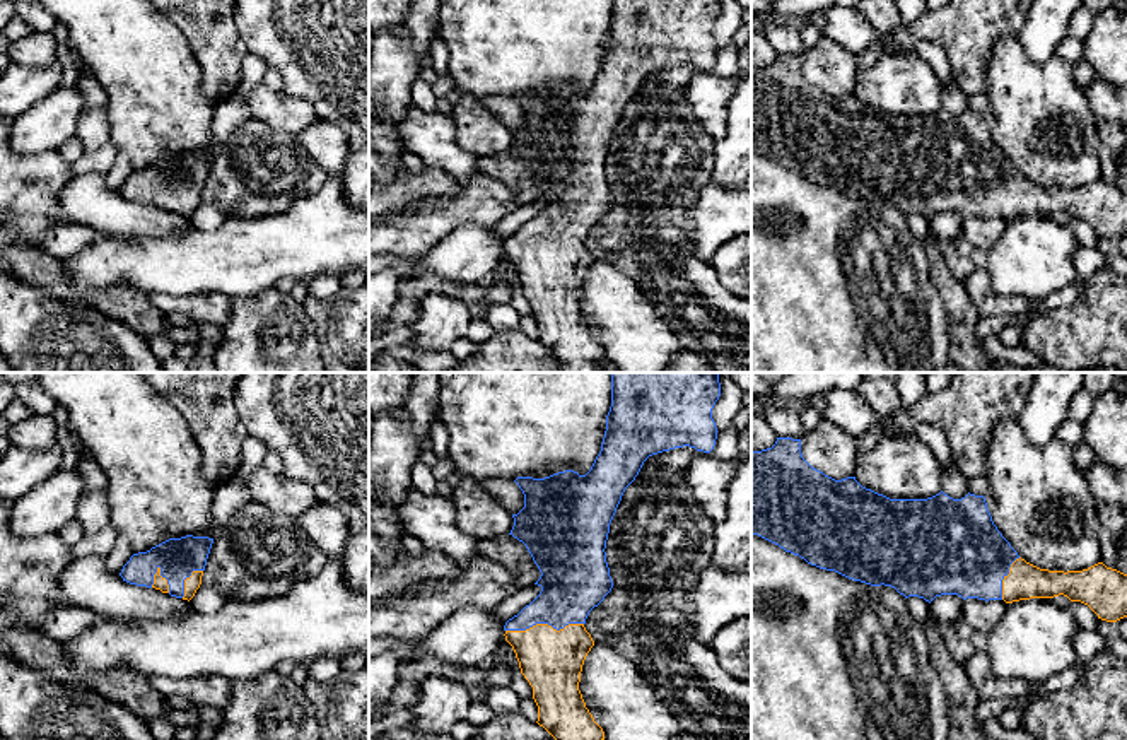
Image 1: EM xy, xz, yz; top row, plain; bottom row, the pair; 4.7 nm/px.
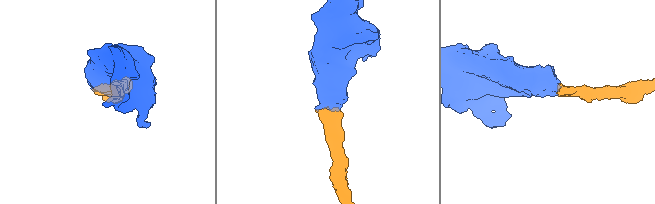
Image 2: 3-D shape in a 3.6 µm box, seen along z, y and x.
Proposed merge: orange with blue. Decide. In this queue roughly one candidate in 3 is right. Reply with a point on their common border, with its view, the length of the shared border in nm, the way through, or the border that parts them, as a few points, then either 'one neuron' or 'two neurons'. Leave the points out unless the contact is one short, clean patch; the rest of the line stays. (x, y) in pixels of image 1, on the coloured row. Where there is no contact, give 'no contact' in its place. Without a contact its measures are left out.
contact xz (543, 624); length 380 nm; way xz (550, 660), (543, 624), (564, 604), (572, 580); one neuron

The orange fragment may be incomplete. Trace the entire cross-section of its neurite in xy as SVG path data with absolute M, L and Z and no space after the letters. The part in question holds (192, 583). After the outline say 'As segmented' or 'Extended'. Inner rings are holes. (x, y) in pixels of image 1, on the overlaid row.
M186 535L169 538L147 552L138 552L123 566L123 581L191 600L201 584L201 576L213 538Z. Extended

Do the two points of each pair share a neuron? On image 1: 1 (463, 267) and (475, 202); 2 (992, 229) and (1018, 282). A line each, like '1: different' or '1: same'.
1: different
2: different

